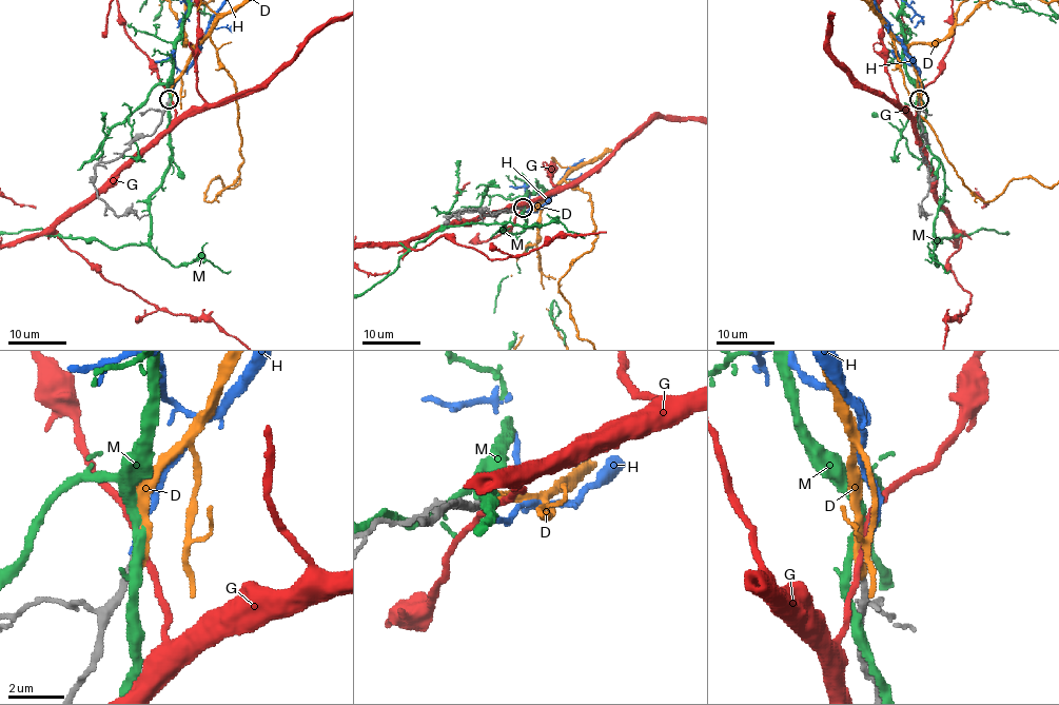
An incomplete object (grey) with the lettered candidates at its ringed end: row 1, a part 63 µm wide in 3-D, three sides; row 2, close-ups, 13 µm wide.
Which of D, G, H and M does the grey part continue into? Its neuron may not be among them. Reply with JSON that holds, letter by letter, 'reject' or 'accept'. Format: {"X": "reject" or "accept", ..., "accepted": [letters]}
{"D": "reject", "G": "reject", "H": "accept", "M": "reject", "accepted": ["H"]}

